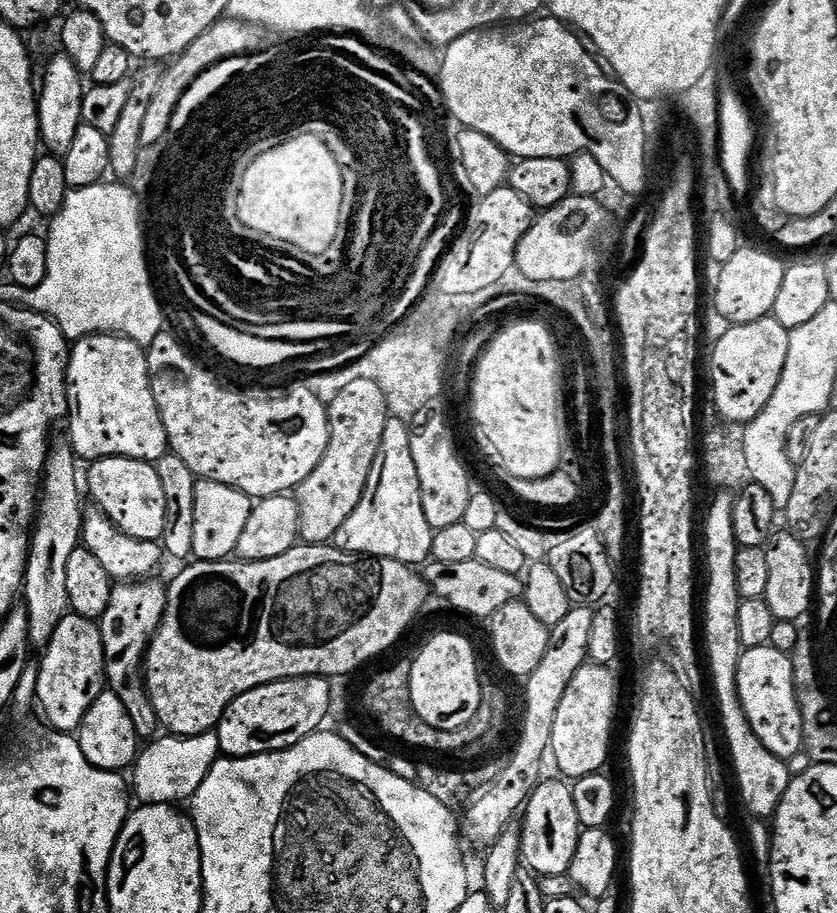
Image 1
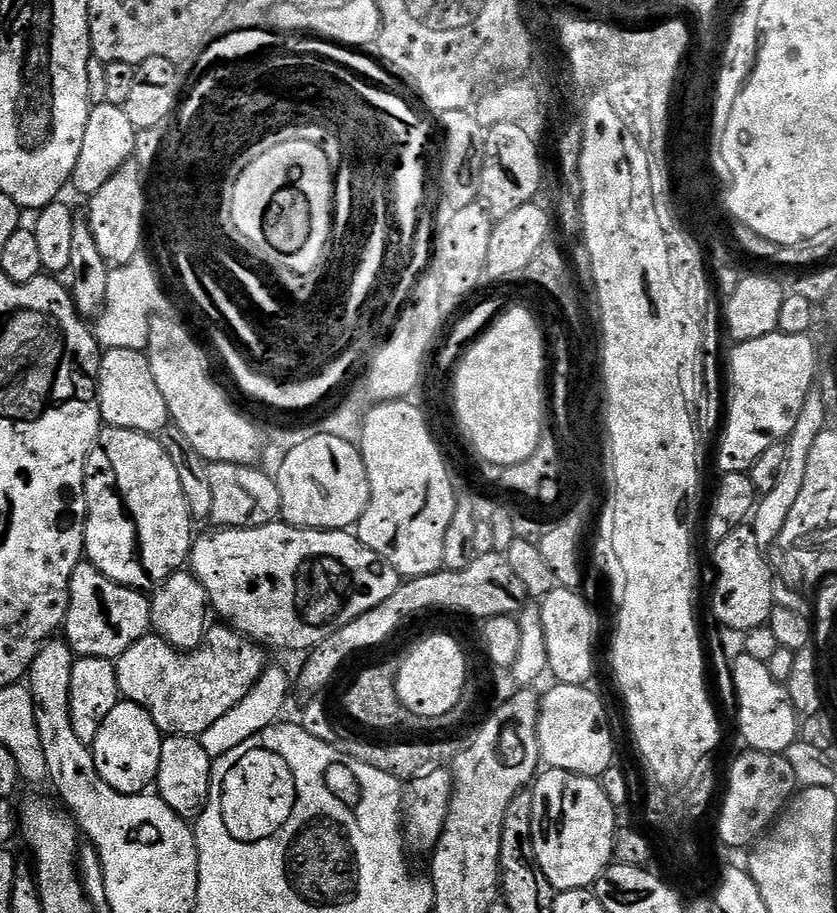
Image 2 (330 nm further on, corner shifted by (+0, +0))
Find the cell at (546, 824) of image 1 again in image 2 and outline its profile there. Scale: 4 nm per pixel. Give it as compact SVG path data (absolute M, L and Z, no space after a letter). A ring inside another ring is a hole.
M545 767L537 775L530 791L534 798L534 854L542 874L546 874L550 886L557 893L591 889L613 863L616 854L616 811L614 806L610 806L610 798L606 798L606 790L599 779Z

